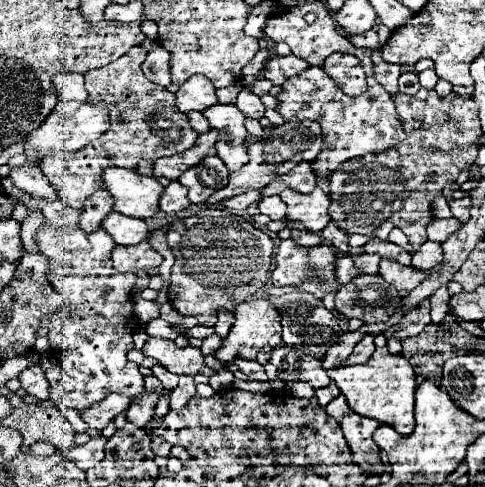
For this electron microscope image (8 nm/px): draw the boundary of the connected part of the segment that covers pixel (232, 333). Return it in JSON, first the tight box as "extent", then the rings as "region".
{"extent":[215,298,281,362],"region":[[[267,298],[259,300],[247,300],[235,306],[235,324],[231,326],[227,338],[223,338],[221,348],[215,352],[215,358],[221,362],[233,362],[237,358],[243,360],[255,360],[259,352],[271,352],[281,344],[281,324],[279,324],[279,312],[267,302]]]}

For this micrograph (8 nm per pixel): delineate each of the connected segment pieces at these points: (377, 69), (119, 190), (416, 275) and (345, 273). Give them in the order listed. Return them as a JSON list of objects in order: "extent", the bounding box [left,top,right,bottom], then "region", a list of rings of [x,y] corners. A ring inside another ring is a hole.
[{"extent":[373,52,403,96],"region":[[[373,52],[373,72],[375,72],[377,82],[381,82],[383,88],[385,88],[391,96],[399,94],[397,80],[399,80],[399,74],[403,72],[401,66],[397,66],[397,64],[387,64],[387,62],[383,62],[383,58],[381,58],[379,52]]]},{"extent":[103,168,163,220],"region":[[[107,168],[103,182],[115,198],[115,212],[141,220],[153,218],[159,212],[163,186],[153,176],[141,176],[135,170]]]},{"extent":[379,260,442,292],"region":[[[381,260],[381,270],[379,270],[379,274],[381,274],[381,278],[383,278],[385,282],[393,284],[399,292],[409,292],[409,290],[417,288],[417,286],[425,280],[427,274],[433,272],[433,270],[440,270],[441,264],[442,263],[439,263],[430,271],[421,271],[415,270],[413,266],[403,266],[403,264],[395,262],[395,260]]]},{"extent":[337,256,359,284],"region":[[[344,256],[339,258],[337,262],[337,278],[341,284],[345,282],[351,282],[359,272],[355,270],[355,264],[353,264],[353,258],[351,256]]]}]

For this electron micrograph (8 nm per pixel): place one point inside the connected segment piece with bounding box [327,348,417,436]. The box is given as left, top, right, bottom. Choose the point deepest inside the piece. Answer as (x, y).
(383, 389)

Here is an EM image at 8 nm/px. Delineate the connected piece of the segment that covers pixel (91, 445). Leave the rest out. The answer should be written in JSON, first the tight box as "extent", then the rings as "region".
{"extent":[69,436,105,470],"region":[[[99,436],[99,438],[91,438],[87,444],[83,446],[73,446],[69,450],[69,460],[75,462],[81,470],[89,470],[91,466],[95,466],[97,462],[103,460],[103,446],[105,446],[105,438]]]}

